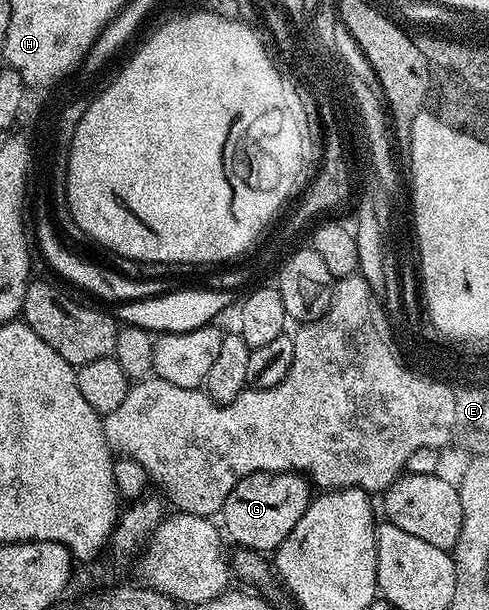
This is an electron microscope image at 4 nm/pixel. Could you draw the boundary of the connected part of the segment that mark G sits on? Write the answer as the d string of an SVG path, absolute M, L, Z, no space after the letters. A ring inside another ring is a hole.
M255 473L246 475L230 491L222 510L223 528L248 551L271 554L294 531L298 519L308 510L310 485L298 473Z

